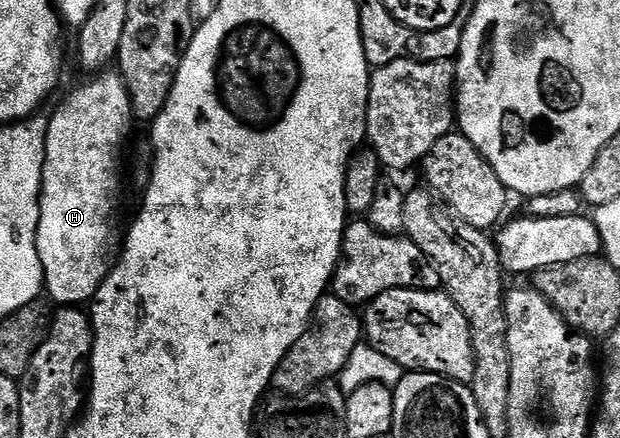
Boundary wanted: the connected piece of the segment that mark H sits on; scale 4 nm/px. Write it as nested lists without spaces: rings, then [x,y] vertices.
[[[99,72],[88,77],[84,86],[79,86],[59,106],[59,111],[47,122],[47,143],[45,144],[45,157],[43,158],[43,191],[39,194],[39,227],[37,228],[37,252],[43,269],[43,284],[45,294],[52,303],[63,308],[79,308],[90,303],[101,284],[111,274],[121,250],[121,230],[115,217],[119,214],[119,157],[123,154],[123,145],[127,142],[127,133],[131,130],[133,115],[131,112],[131,97],[123,77],[118,72]]]

